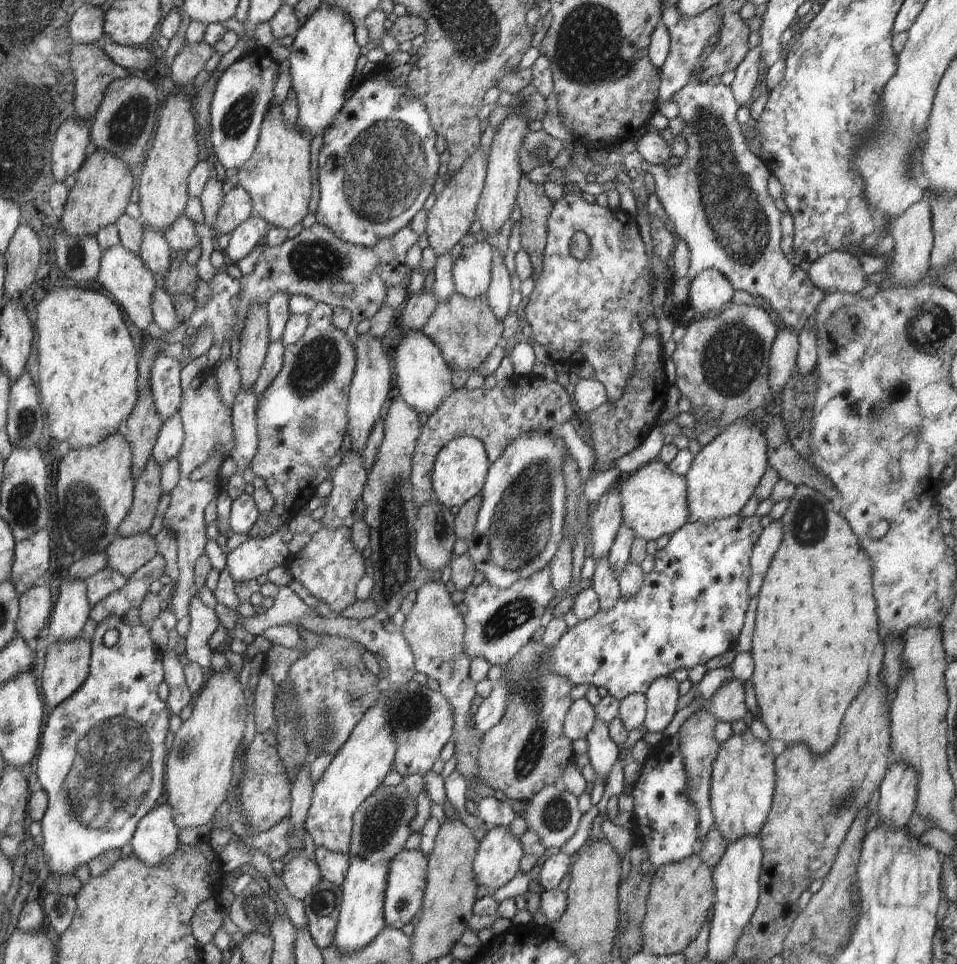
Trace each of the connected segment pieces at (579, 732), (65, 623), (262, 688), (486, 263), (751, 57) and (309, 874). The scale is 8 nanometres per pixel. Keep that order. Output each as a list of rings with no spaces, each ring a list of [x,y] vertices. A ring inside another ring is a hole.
[[[582,697],[570,705],[563,722],[563,733],[571,742],[578,740],[578,738],[585,738],[596,719],[594,707],[585,697]]]
[[[66,577],[49,618],[50,638],[60,642],[76,639],[83,632],[91,607],[85,581]]]
[[[263,670],[260,675],[253,698],[253,711],[255,716],[255,727],[258,733],[266,732],[275,726],[275,714],[273,711],[276,688],[272,677]]]
[[[486,240],[462,245],[462,252],[453,262],[455,291],[467,299],[486,295],[491,281],[492,255],[490,243]]]
[[[757,45],[748,51],[744,60],[735,70],[735,79],[731,83],[734,98],[739,106],[749,107],[752,104],[752,90],[760,76],[761,46]]]
[[[306,855],[296,856],[286,863],[281,877],[281,882],[286,886],[286,890],[294,898],[302,901],[322,880],[317,864]]]

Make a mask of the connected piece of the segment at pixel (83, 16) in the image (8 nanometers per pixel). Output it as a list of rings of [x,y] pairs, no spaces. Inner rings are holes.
[[[84,3],[75,10],[69,26],[69,33],[74,44],[89,45],[100,42],[100,39],[105,36],[104,21],[105,8]]]

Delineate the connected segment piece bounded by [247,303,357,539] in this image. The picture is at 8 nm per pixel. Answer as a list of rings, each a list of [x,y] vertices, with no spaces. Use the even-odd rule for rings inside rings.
[[[316,303],[309,312],[309,323],[304,336],[296,343],[286,347],[283,365],[276,378],[257,398],[257,451],[249,464],[255,476],[264,478],[265,487],[274,499],[274,506],[265,513],[260,513],[258,520],[249,528],[248,536],[252,539],[273,535],[284,523],[299,514],[308,501],[316,495],[316,489],[330,476],[328,460],[342,446],[342,439],[347,432],[347,402],[352,384],[357,354],[346,337],[346,332],[336,328],[332,322],[333,308],[324,303]],[[307,419],[315,421],[312,432],[306,432]]]

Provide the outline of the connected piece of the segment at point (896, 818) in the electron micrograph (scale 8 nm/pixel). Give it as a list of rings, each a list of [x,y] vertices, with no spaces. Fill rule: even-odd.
[[[892,760],[881,780],[879,815],[880,823],[895,829],[906,827],[917,808],[917,772],[906,763]]]

